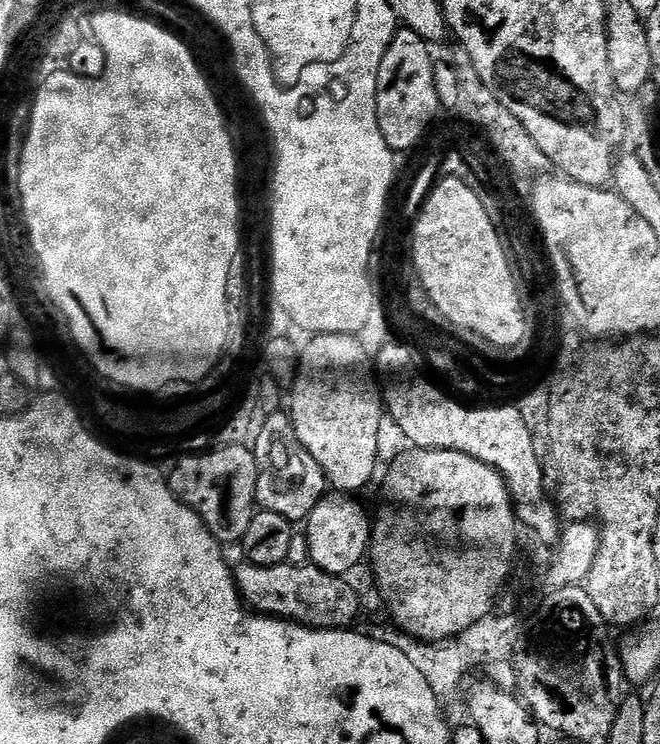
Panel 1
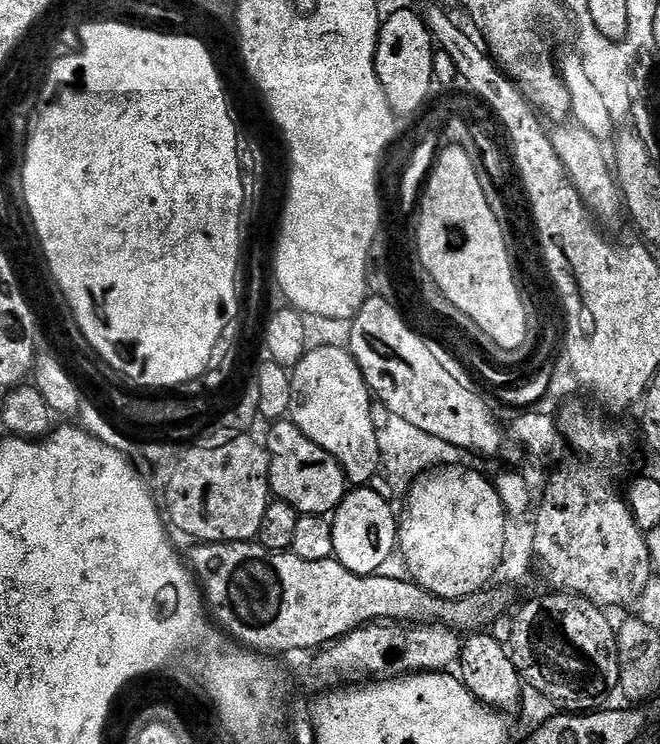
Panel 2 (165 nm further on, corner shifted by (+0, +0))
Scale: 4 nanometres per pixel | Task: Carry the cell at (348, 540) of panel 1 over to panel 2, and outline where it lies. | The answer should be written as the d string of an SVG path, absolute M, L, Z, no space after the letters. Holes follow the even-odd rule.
M356 486L345 495L331 517L335 560L359 576L375 576L398 548L398 516L372 486Z

